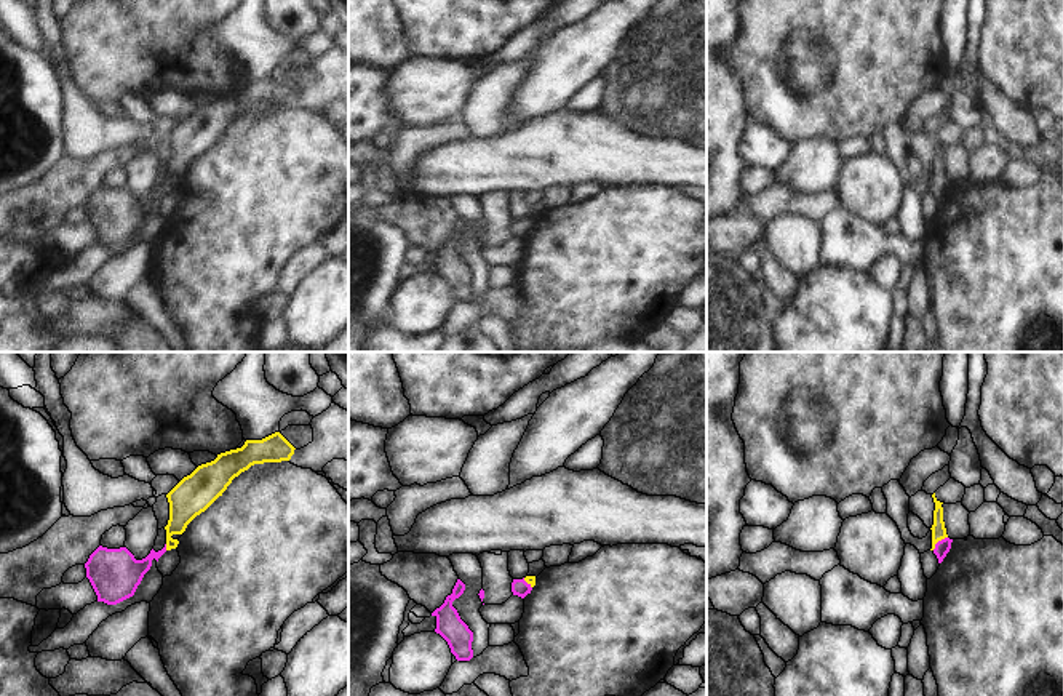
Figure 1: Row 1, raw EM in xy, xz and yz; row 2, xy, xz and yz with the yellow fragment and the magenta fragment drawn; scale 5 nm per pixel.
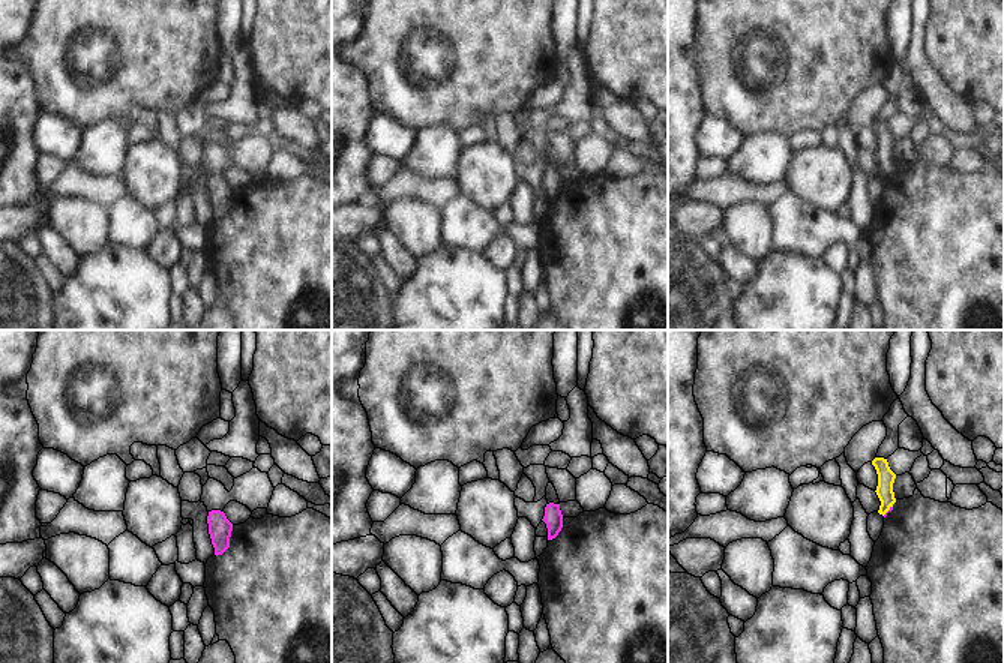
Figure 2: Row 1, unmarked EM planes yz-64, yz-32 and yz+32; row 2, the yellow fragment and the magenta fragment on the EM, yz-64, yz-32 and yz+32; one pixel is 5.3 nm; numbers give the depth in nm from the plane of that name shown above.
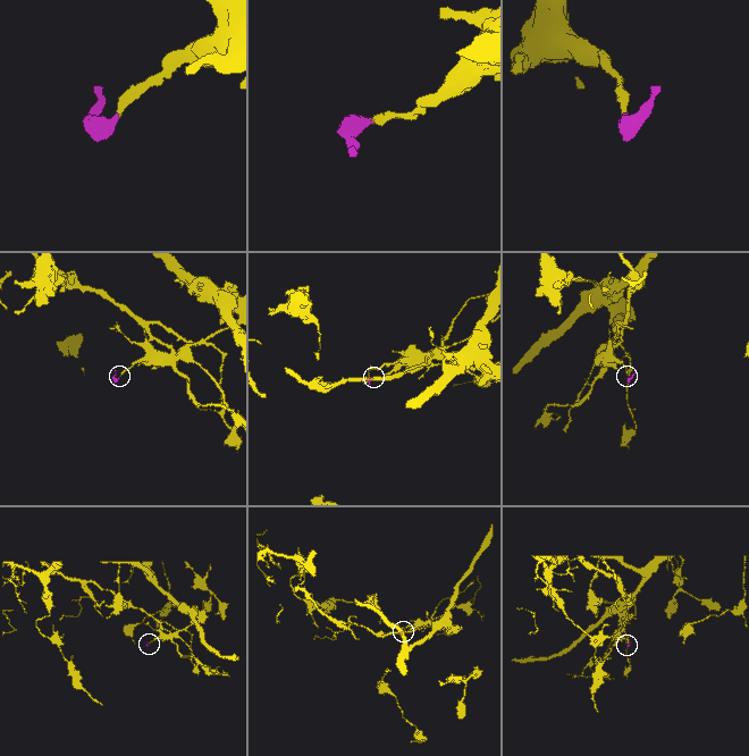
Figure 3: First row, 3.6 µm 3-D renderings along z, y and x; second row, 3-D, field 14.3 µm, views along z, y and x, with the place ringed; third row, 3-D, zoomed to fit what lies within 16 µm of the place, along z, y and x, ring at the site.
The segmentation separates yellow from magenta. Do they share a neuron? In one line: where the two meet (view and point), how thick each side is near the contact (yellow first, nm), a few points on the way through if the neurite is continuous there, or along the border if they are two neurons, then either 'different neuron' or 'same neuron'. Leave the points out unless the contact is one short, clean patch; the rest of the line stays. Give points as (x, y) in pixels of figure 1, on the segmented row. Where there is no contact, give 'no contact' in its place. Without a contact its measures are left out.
meets yellow in yz at (939, 540); 80 nm thick on the yellow side, 80 nm on the other; runs through yz (939, 532), (939, 540), (942, 548); same neuron

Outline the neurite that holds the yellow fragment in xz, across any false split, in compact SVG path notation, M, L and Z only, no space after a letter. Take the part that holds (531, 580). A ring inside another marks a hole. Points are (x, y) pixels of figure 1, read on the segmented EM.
M526 576L523 579L513 579L512 592L513 592L513 595L524 598L528 594L531 594L534 586L535 586L535 576Z

